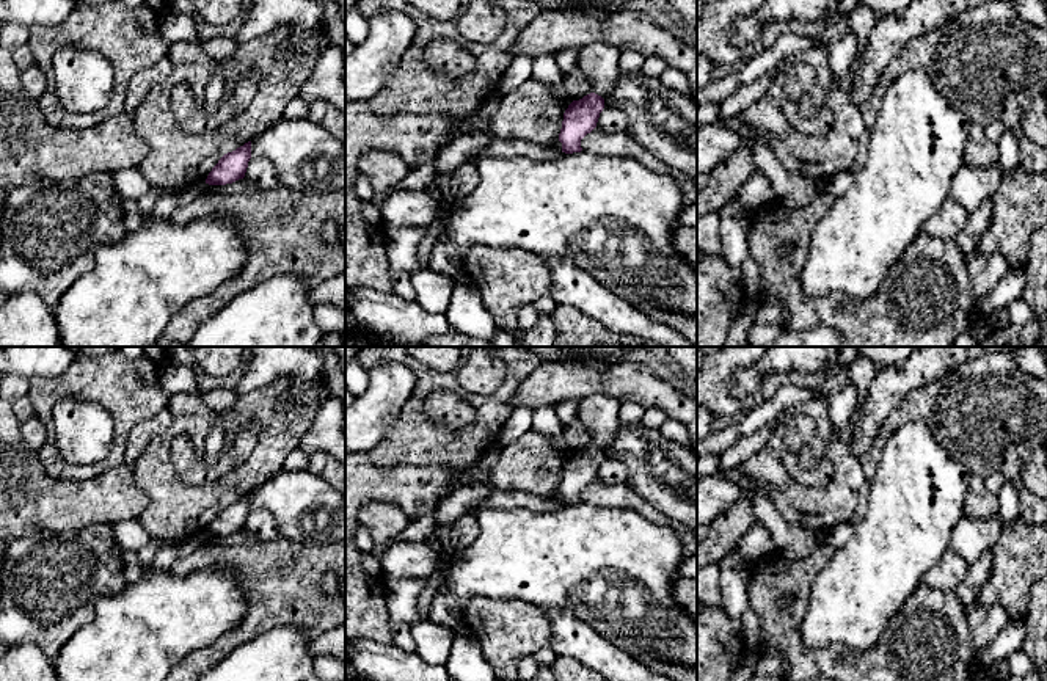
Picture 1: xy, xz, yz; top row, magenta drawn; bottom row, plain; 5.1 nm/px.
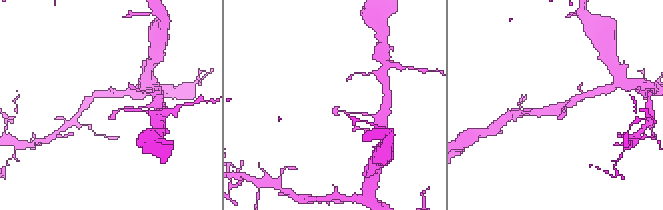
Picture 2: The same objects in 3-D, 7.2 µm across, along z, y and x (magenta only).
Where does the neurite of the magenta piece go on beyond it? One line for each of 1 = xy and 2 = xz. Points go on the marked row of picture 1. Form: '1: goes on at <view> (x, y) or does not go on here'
1: does not go on here
2: does not go on here

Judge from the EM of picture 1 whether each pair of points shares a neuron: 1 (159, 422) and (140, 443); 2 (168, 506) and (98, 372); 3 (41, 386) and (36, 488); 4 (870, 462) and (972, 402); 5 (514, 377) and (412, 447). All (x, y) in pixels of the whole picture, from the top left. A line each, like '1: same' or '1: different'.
1: same
2: different
3: different
4: same
5: same

